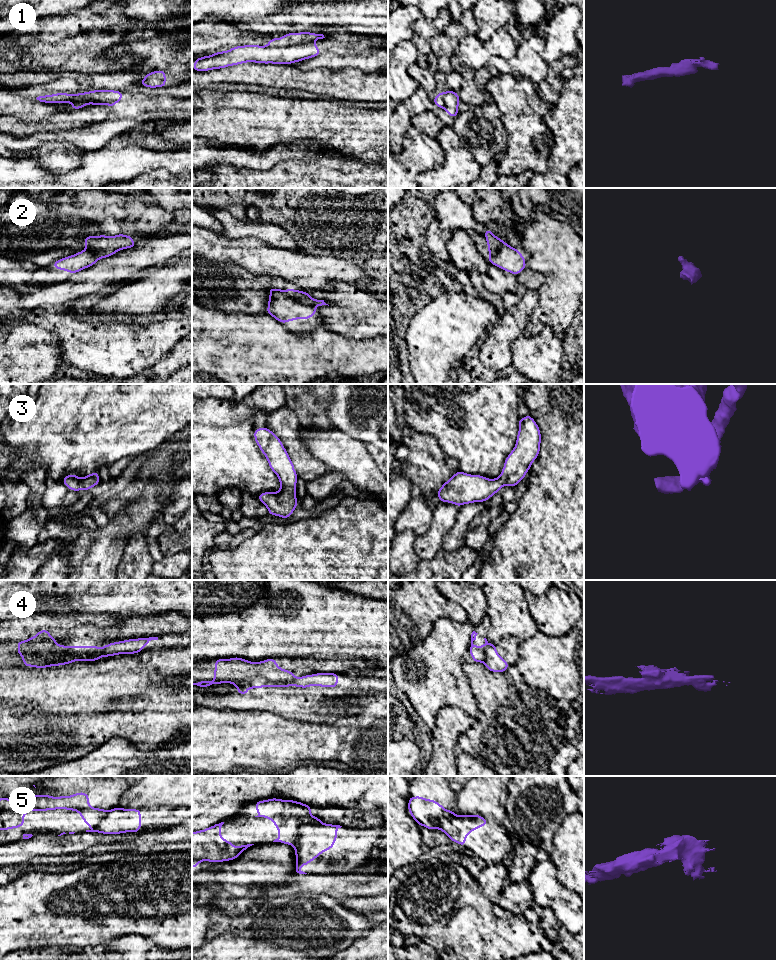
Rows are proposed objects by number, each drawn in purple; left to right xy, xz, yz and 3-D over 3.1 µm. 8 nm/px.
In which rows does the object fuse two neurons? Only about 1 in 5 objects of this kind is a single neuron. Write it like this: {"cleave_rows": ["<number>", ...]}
{"cleave_rows": ["1", "2", "4", "5"]}

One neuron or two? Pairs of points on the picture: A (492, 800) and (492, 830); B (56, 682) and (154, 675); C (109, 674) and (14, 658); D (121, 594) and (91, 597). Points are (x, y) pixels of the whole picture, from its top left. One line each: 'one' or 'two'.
A: two
B: one
C: two
D: one

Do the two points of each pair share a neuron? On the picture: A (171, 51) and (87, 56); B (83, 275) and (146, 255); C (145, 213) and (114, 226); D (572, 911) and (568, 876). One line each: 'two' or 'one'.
A: two
B: one
C: one
D: two

